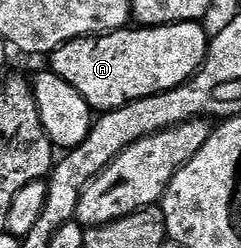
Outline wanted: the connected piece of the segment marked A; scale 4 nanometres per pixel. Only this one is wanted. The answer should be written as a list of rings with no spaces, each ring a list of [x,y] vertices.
[[[198,22],[165,24],[159,28],[134,26],[120,32],[82,36],[78,40],[69,40],[67,44],[62,44],[57,50],[49,53],[49,67],[60,78],[64,78],[64,82],[68,82],[68,86],[72,86],[72,90],[76,90],[80,98],[84,98],[84,102],[88,102],[90,109],[99,113],[111,112],[113,108],[122,108],[128,102],[155,96],[186,83],[197,72],[206,57],[208,32],[206,36],[202,27],[203,25]]]

